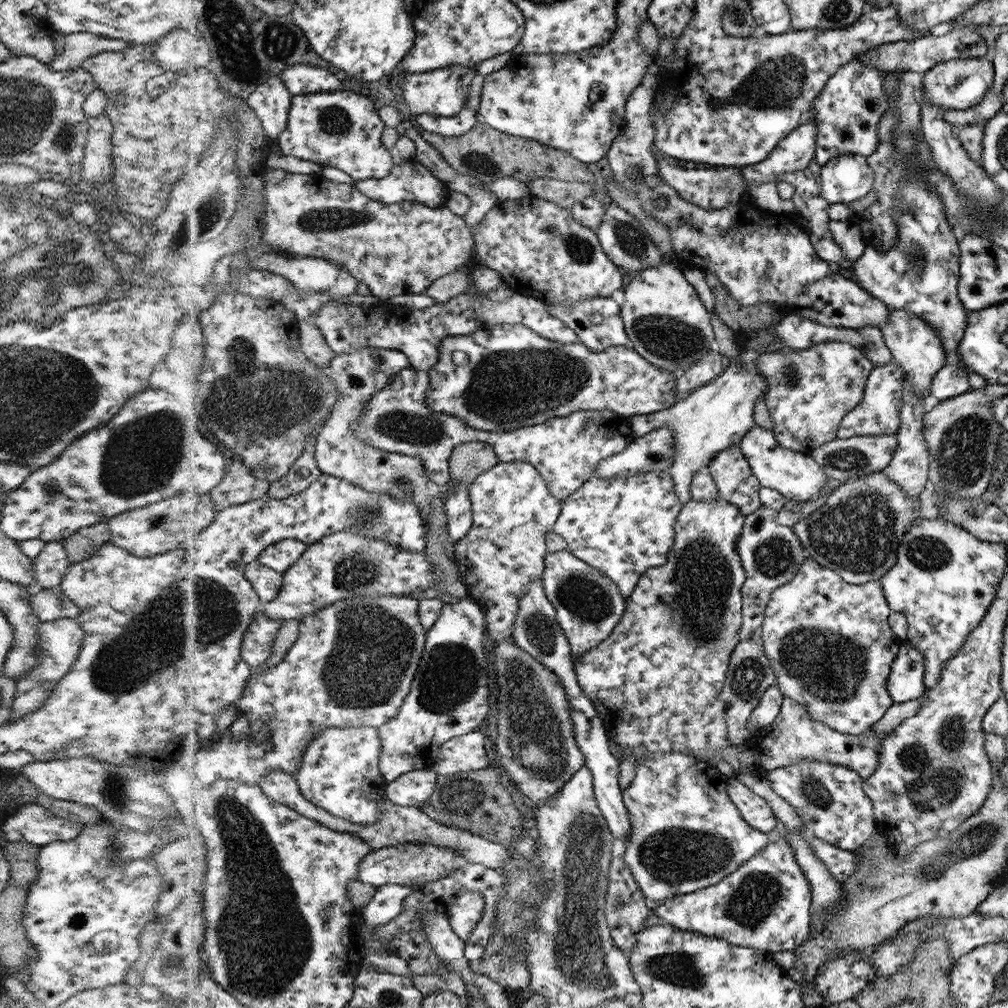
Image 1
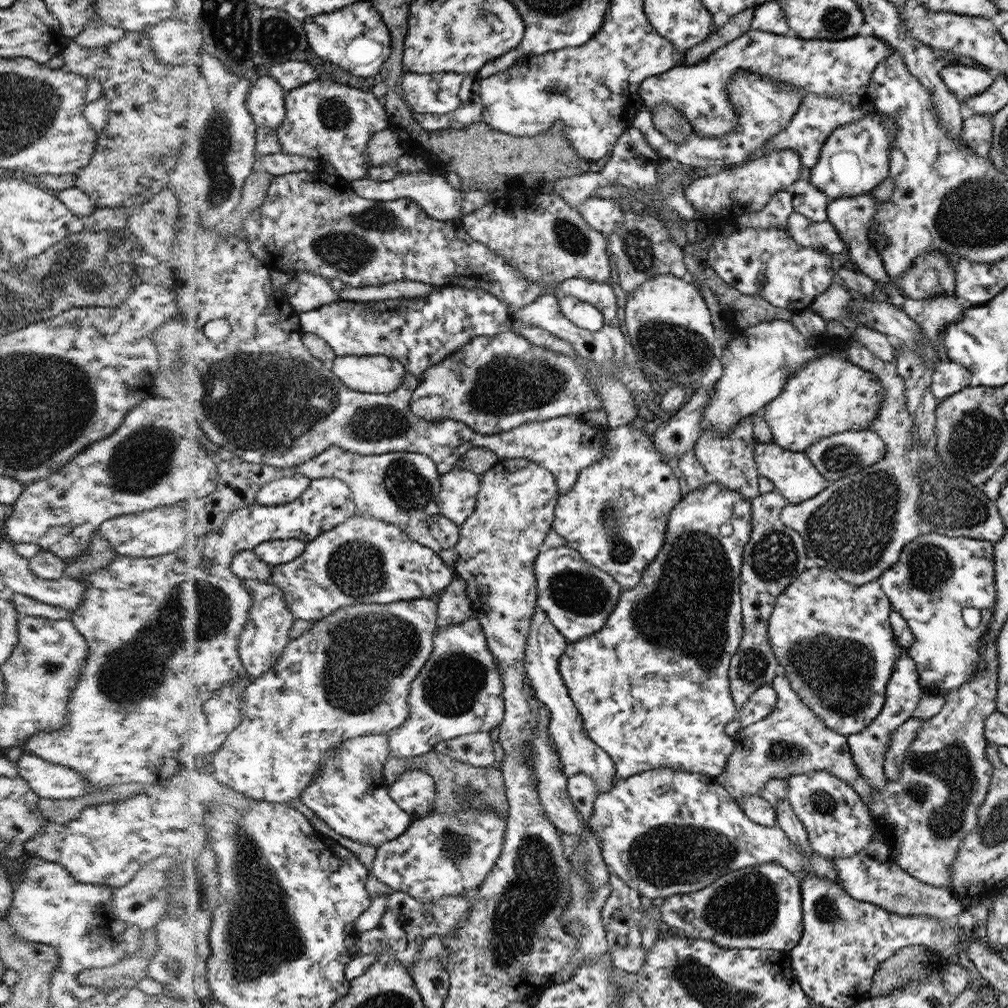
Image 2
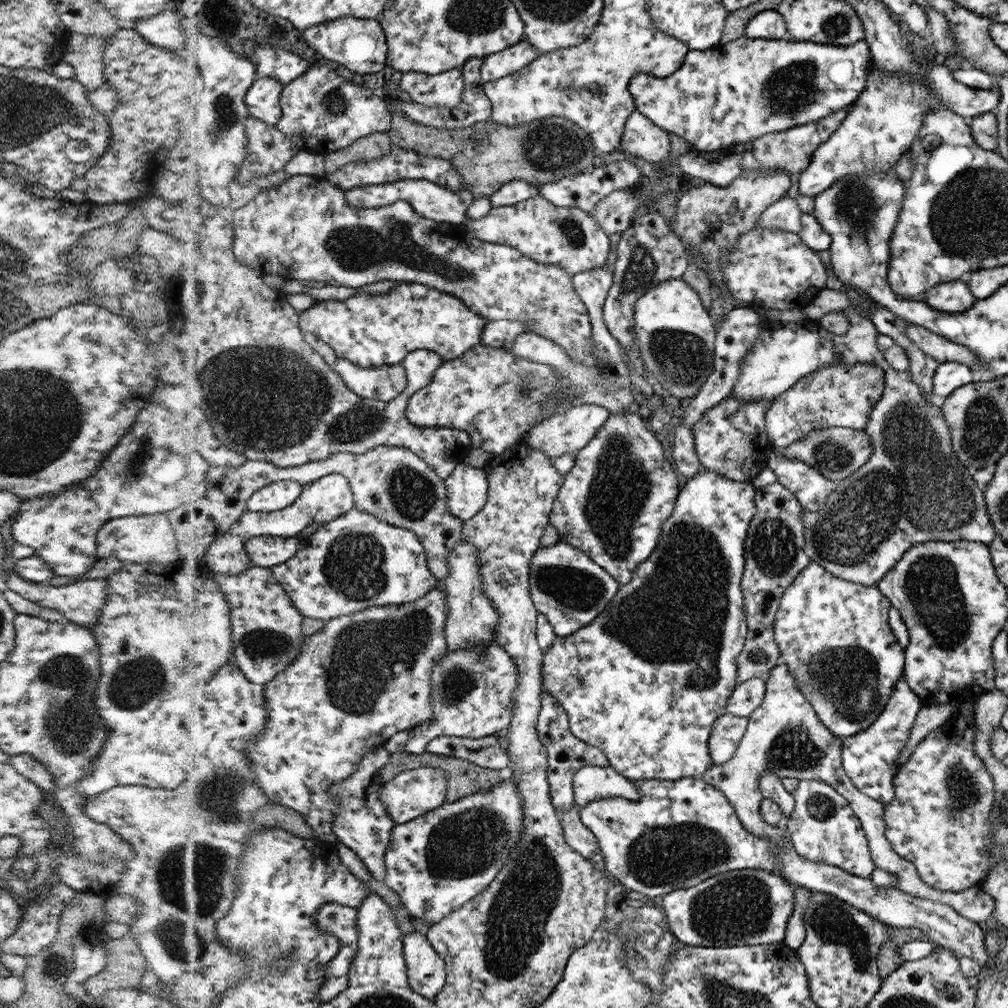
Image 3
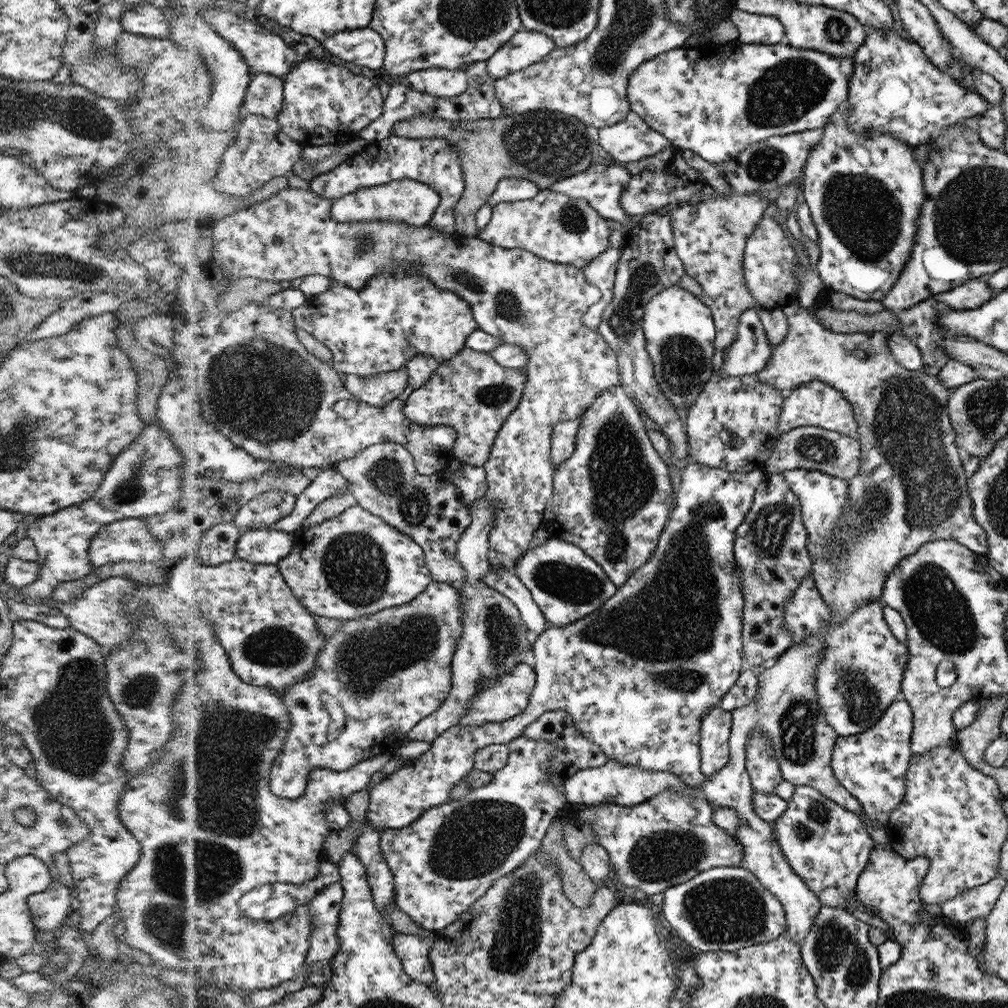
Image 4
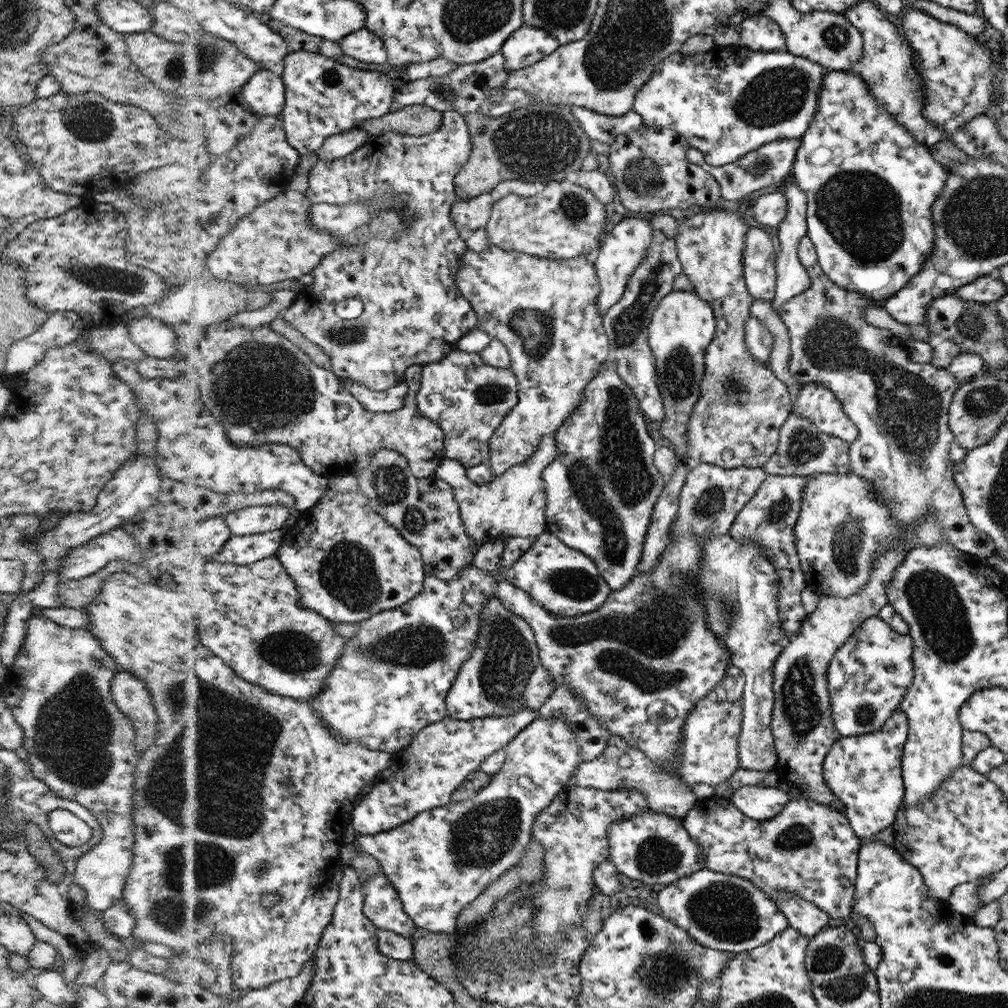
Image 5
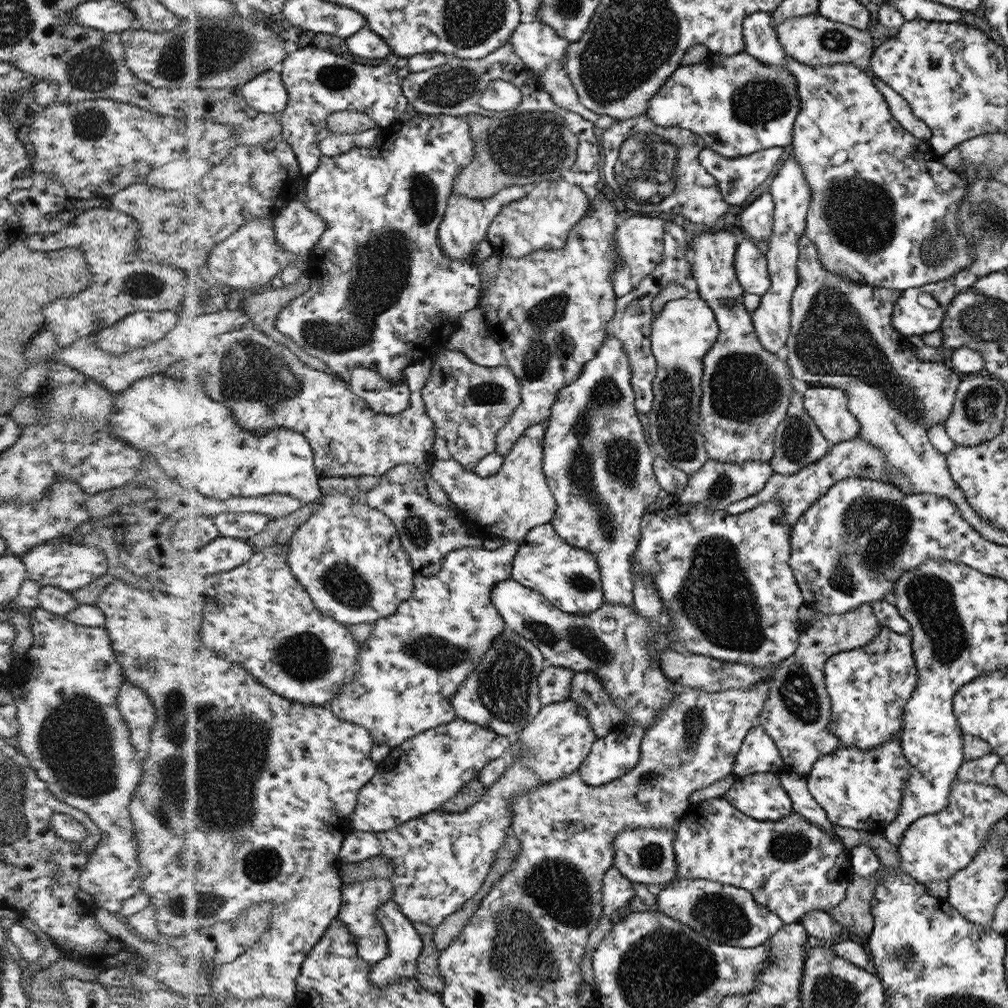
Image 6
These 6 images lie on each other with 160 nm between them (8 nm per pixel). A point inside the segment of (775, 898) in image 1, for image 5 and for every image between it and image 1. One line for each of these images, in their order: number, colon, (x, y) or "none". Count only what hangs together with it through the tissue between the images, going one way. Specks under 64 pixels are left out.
2: (760, 907)
3: (745, 907)
4: (724, 908)
5: (725, 912)

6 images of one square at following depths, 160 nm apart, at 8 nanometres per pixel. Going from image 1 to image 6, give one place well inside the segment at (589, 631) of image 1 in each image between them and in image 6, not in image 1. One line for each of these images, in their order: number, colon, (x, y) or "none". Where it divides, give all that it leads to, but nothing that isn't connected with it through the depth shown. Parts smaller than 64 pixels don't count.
2: (577, 597)
3: (569, 589)
4: (566, 584)
5: (567, 583)
6: (569, 577)

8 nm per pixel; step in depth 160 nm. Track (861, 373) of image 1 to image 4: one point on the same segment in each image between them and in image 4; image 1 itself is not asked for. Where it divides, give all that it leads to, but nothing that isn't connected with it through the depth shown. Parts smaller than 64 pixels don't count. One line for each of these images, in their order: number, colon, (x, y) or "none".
2: (830, 395)
3: (834, 396)
4: (814, 403)

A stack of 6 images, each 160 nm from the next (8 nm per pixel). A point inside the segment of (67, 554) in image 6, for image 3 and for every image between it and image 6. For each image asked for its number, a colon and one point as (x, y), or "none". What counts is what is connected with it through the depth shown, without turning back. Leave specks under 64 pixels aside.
3: (142, 538)
4: (128, 540)
5: (116, 544)

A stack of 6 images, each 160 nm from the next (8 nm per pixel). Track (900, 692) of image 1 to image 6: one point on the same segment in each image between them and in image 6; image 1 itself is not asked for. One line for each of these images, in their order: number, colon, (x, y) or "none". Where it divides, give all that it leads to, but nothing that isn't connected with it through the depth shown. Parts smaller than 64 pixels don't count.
2: (868, 747)
3: (868, 757)
4: (872, 765)
5: (863, 772)
6: (861, 789)

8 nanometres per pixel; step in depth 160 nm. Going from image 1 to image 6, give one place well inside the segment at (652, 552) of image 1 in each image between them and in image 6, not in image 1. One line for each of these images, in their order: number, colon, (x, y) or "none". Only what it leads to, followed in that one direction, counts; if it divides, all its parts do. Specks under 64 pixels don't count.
2: (614, 517)
3: (614, 501)
4: (611, 497)
5: (600, 490)
6: (595, 463)

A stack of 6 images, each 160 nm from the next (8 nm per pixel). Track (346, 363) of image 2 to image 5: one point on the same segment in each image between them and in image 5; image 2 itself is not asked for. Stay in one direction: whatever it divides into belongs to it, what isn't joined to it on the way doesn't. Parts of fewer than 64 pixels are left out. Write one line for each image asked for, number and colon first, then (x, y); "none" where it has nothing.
3: (385, 383)
4: (379, 390)
5: (388, 401)

